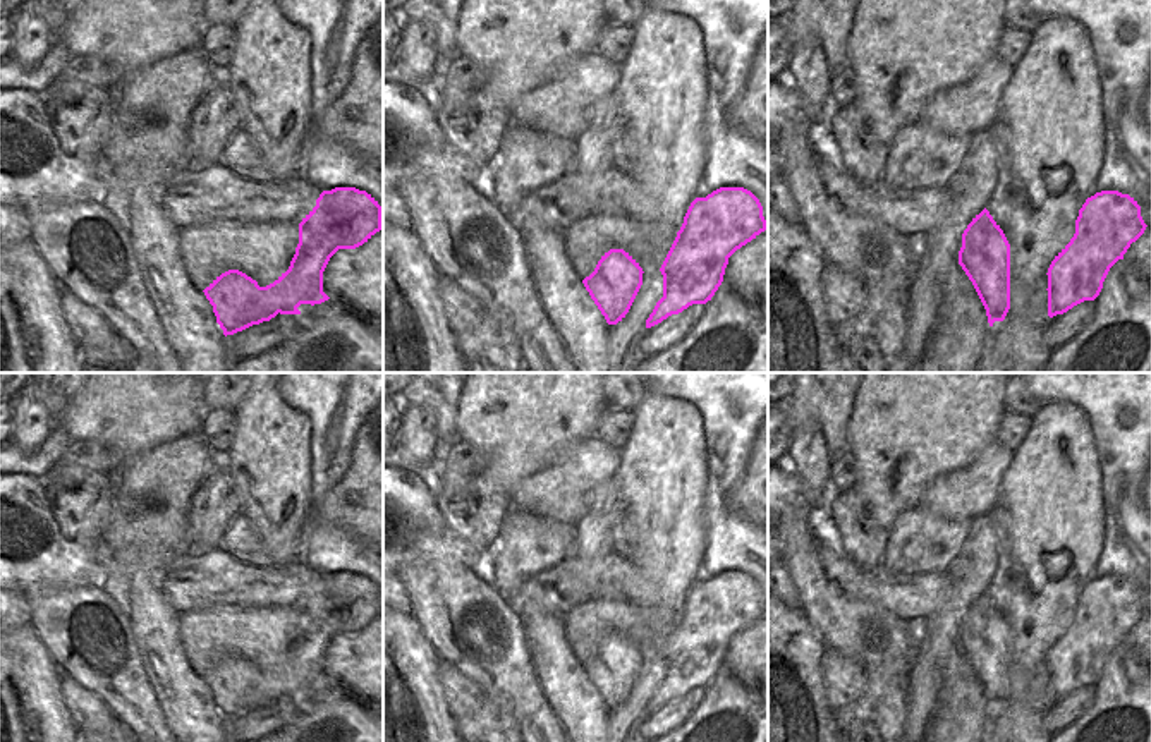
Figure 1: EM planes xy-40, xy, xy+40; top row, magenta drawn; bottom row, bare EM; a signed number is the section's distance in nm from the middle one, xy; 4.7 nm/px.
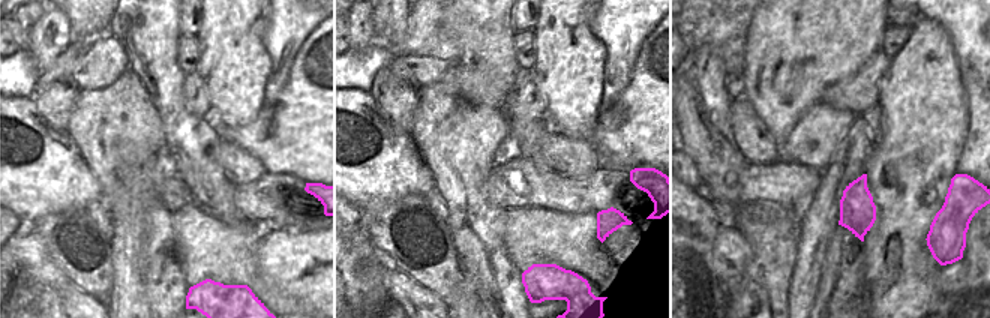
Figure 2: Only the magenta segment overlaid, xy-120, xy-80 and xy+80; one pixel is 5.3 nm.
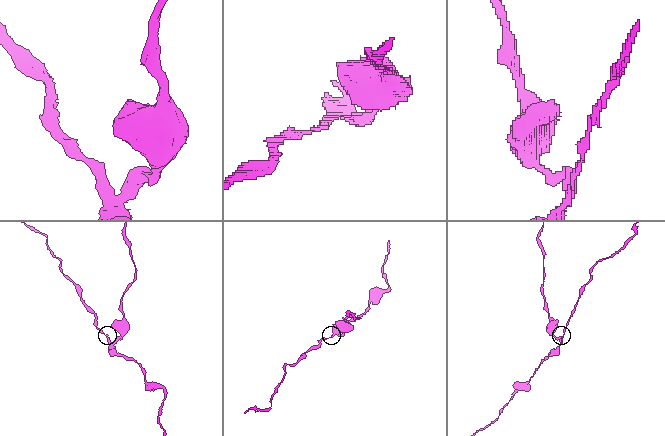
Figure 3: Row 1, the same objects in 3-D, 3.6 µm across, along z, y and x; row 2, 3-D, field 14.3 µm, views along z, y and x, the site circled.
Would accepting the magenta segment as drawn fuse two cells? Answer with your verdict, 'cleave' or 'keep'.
cleave

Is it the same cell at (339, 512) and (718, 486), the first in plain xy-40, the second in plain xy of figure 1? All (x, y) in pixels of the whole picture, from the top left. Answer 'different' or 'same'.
different

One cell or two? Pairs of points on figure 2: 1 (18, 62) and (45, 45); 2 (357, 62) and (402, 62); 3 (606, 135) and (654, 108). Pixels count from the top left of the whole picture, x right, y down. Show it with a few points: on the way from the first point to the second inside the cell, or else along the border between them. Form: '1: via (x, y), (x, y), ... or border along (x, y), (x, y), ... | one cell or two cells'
1: border along (27, 50), (39, 74) | two cells
2: border along (393, 57), (389, 65) | two cells
3: via (618, 135), (627, 135), (642, 120) | one cell

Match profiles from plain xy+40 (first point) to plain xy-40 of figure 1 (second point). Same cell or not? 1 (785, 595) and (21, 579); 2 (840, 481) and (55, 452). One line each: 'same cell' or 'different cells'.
1: different cells
2: different cells

